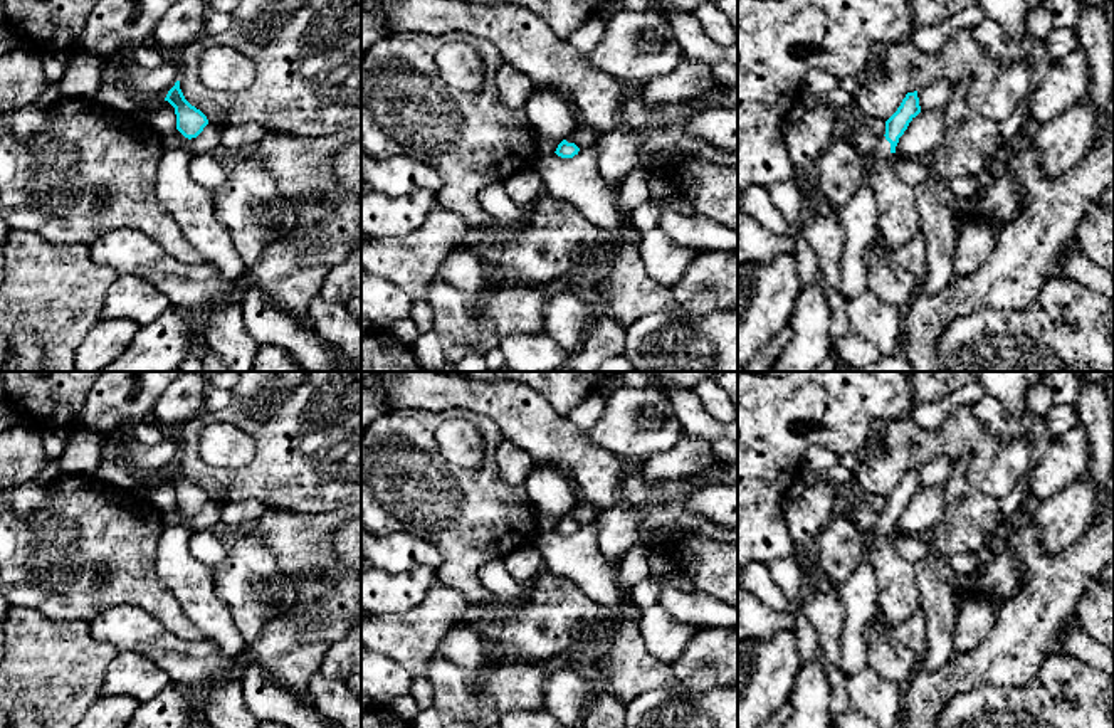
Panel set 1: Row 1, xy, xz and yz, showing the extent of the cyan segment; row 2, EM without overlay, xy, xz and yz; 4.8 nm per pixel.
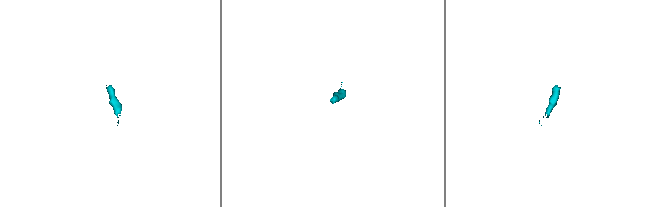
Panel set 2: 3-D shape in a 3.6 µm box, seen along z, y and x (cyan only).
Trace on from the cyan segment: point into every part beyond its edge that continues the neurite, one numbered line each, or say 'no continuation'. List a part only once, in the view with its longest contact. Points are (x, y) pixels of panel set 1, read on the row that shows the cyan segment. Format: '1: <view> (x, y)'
1: yz (859, 217)

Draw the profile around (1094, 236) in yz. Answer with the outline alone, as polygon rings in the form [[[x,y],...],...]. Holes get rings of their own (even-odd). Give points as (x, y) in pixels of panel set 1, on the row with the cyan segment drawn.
[[[1099,198],[1090,200],[1075,230],[1075,242],[1079,251],[1114,281],[1114,207]]]

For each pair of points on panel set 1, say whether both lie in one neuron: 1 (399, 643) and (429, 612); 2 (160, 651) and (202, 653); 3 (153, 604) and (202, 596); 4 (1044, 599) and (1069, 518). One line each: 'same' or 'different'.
1: same
2: same
3: different
4: different

